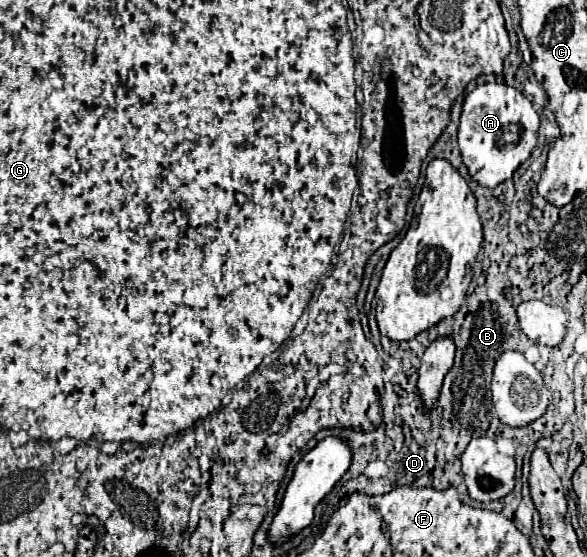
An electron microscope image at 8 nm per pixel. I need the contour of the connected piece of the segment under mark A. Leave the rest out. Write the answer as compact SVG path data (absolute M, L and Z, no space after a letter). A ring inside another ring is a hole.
M481 83L467 93L463 101L461 123L457 129L463 163L477 183L495 187L511 179L513 171L529 159L537 145L537 131L539 113L521 91L505 83Z

